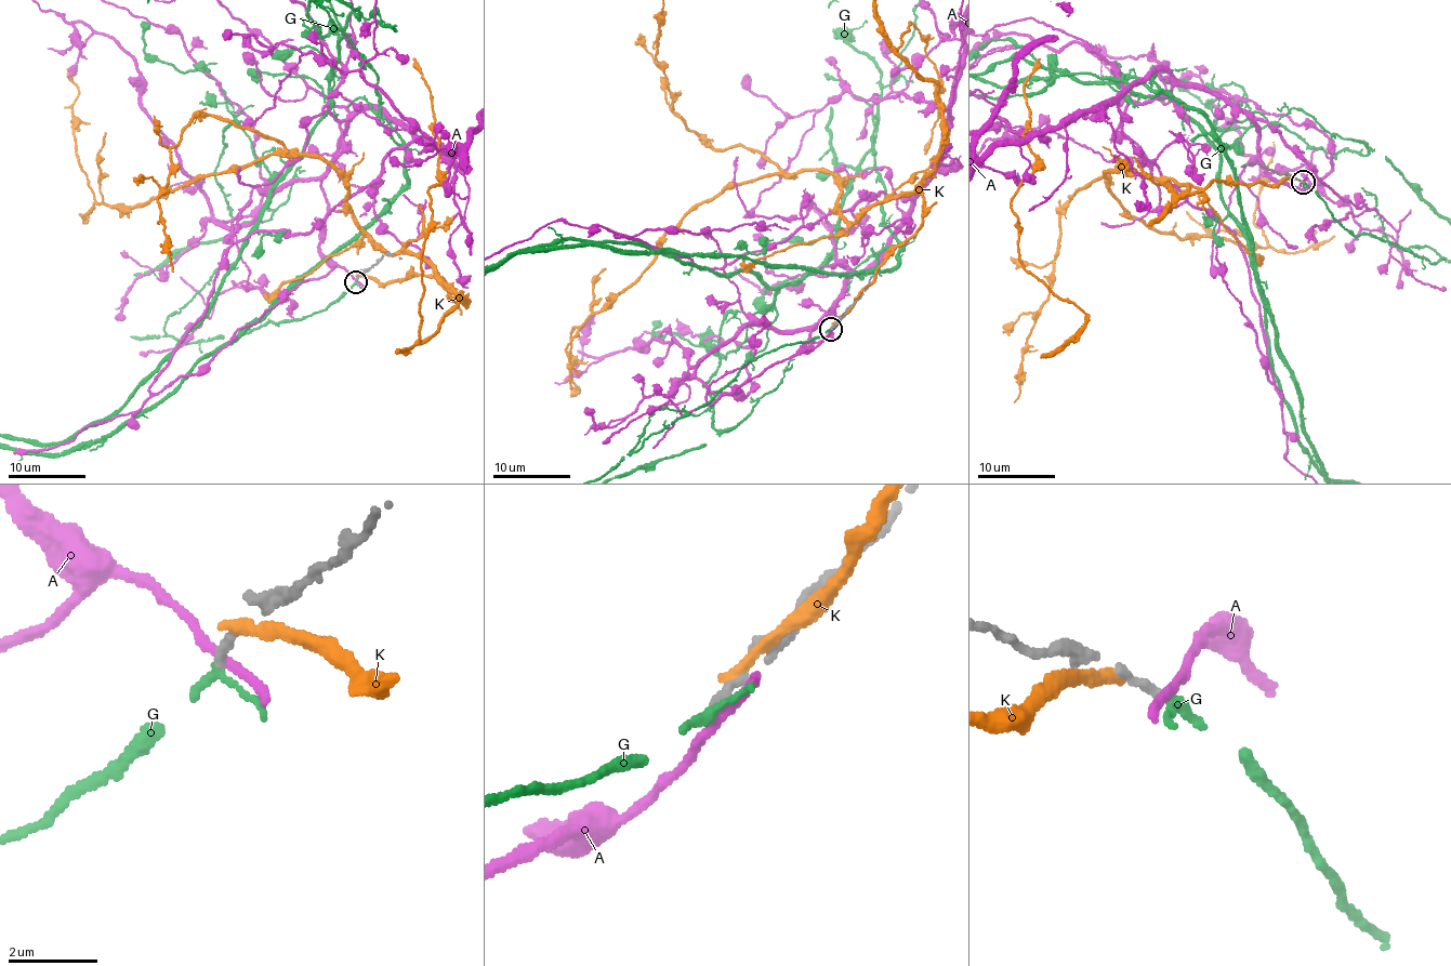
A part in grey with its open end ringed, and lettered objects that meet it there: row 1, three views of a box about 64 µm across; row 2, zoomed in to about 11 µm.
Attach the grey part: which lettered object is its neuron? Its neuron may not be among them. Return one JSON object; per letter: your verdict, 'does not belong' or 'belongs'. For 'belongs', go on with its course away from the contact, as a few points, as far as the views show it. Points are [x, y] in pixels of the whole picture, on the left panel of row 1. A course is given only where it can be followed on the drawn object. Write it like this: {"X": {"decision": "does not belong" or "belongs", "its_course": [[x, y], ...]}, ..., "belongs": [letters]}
{"A": {"decision": "does not belong"}, "G": {"decision": "belongs"}, "K": {"decision": "does not belong"}, "belongs": ["G"]}

